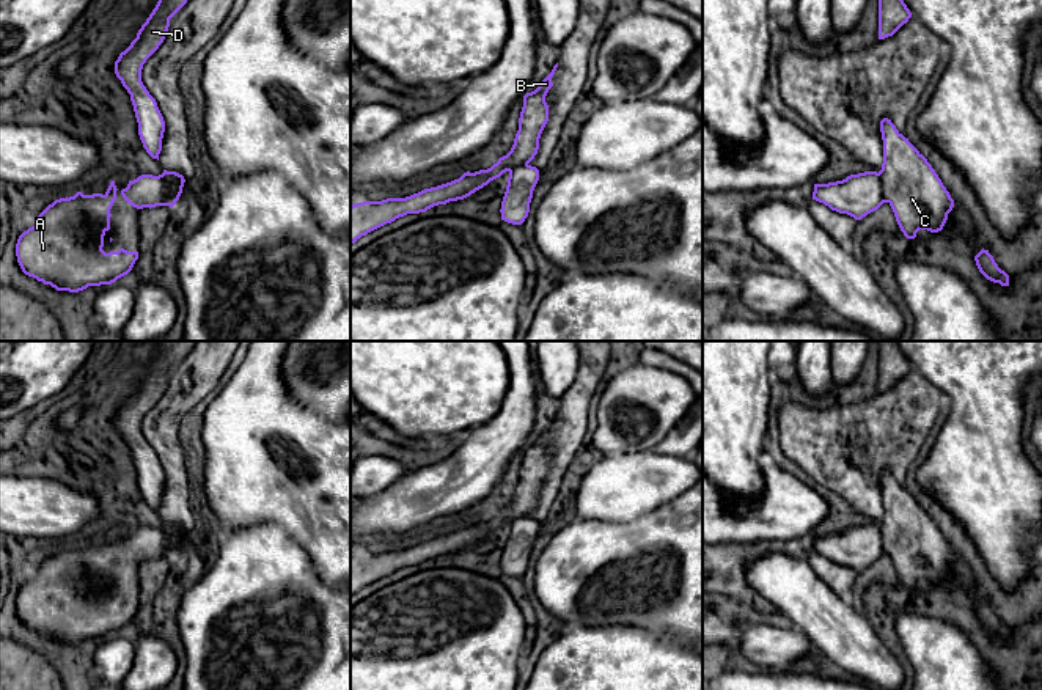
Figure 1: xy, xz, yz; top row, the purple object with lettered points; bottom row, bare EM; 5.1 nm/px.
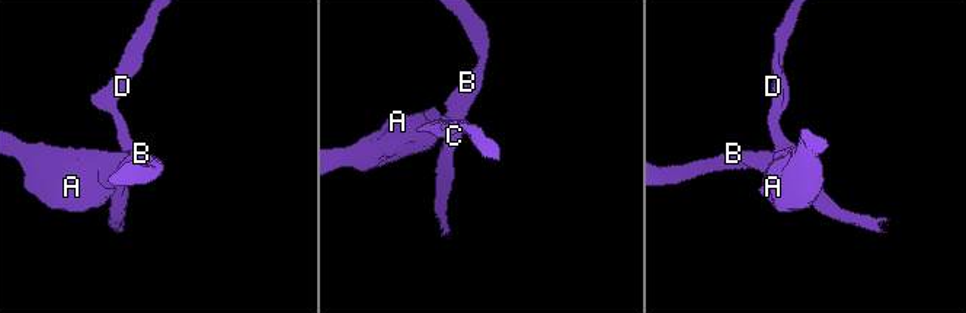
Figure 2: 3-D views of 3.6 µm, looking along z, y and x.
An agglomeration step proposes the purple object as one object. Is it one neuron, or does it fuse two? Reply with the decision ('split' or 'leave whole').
leave whole

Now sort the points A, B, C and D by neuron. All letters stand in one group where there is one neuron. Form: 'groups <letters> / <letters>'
groups A B C D

